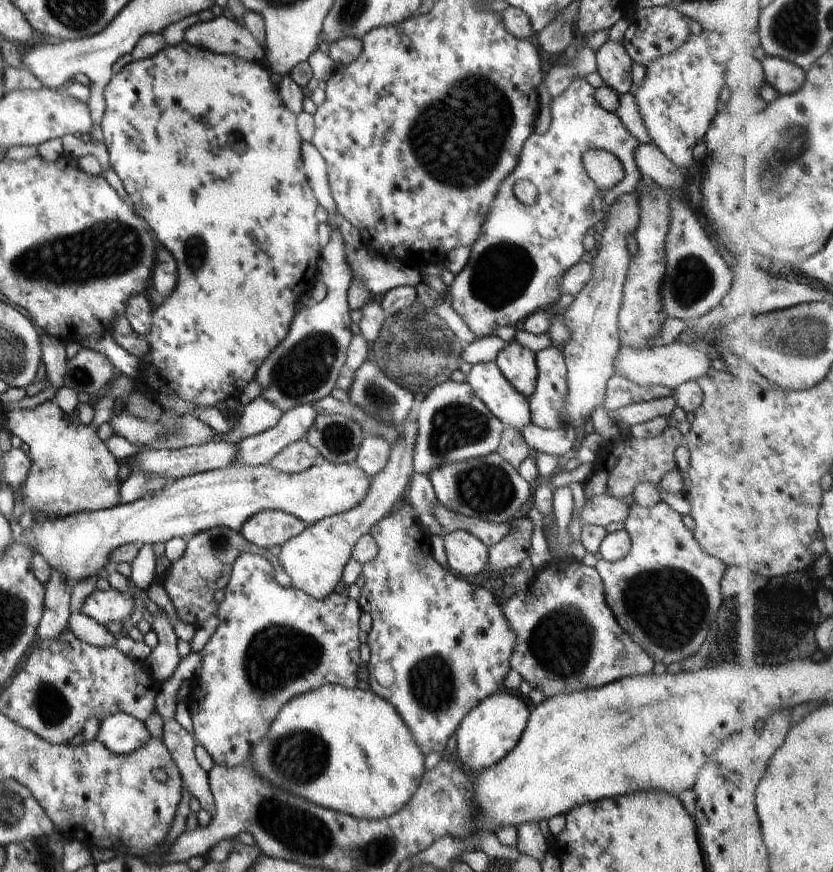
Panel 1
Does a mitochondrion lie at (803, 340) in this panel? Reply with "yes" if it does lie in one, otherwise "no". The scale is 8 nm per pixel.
yes

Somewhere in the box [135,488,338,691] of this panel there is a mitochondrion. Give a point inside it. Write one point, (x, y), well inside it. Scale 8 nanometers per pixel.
(220, 544)

